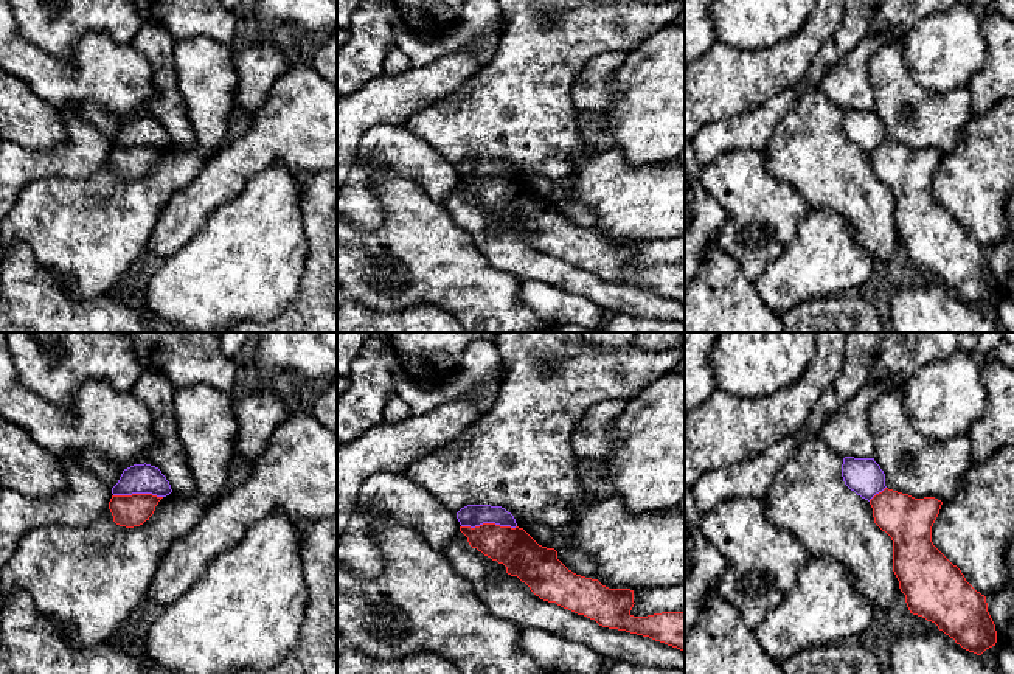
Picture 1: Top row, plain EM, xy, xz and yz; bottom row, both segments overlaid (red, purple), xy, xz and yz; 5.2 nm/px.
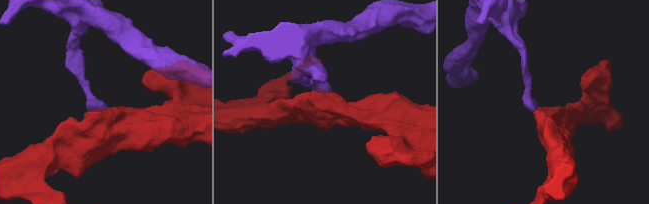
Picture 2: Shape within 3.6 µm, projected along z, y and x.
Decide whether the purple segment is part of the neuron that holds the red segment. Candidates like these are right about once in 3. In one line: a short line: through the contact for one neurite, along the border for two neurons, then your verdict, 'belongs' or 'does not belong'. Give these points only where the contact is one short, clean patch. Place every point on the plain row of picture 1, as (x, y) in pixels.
line xz (516, 177), (480, 176), (461, 179); does not belong

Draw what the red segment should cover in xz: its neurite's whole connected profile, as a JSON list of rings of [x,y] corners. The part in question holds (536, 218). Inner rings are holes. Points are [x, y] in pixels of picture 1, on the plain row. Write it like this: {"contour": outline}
{"contour": [[[483,175],[460,179],[472,200],[503,216],[543,253],[556,255],[599,278],[649,289],[685,304],[685,264],[634,269],[634,242],[609,241],[568,222],[554,200],[539,197],[523,180]]]}

